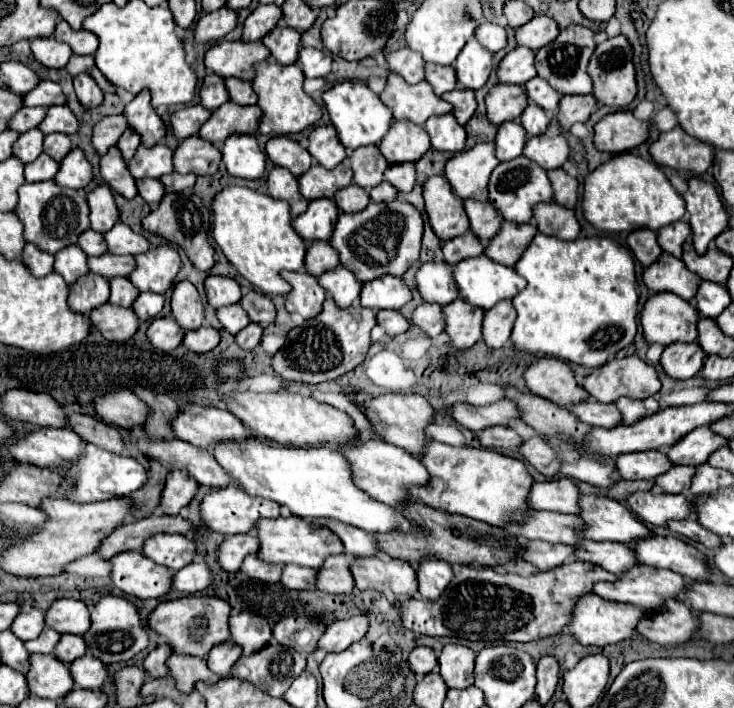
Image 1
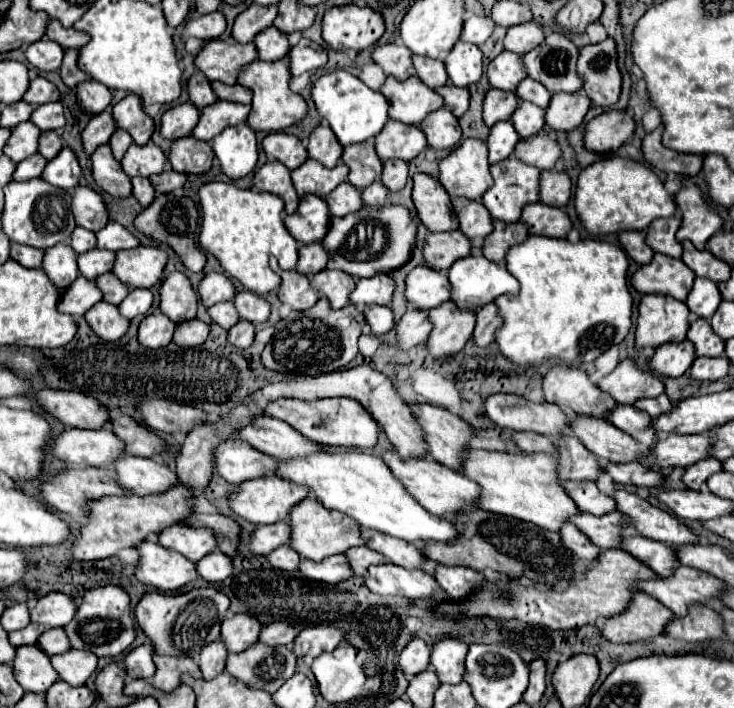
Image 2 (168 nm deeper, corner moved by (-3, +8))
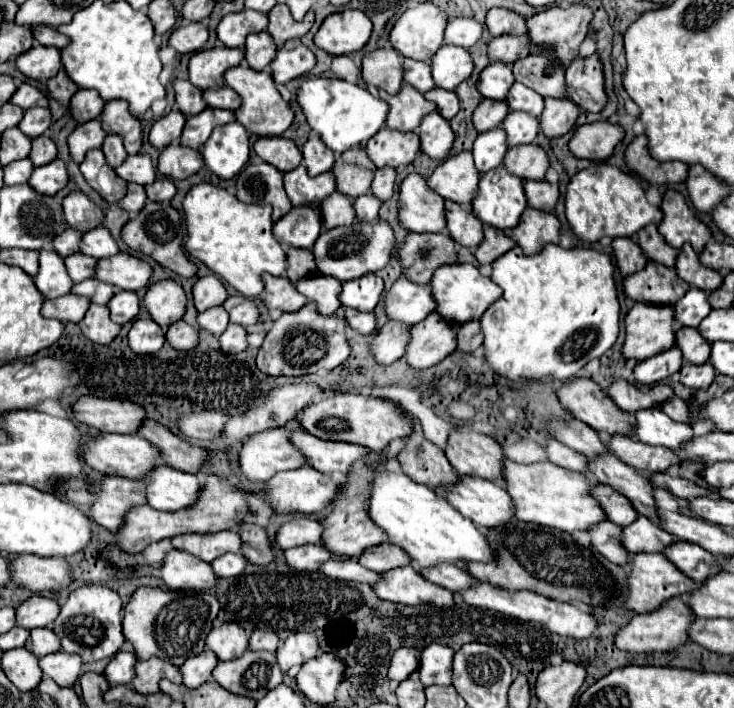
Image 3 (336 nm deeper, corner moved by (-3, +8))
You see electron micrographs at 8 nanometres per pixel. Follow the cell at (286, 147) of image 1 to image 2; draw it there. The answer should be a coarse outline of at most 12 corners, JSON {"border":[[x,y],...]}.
{"border":[[285,132],[265,136],[267,160],[289,170],[307,160],[301,140]]}

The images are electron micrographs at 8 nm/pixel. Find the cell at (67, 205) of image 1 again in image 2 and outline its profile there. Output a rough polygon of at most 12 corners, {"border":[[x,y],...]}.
{"border":[[41,178],[5,186],[7,238],[45,250],[77,226],[71,192]]}

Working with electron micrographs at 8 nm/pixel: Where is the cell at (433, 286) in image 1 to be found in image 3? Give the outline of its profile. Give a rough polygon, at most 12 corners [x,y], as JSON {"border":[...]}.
{"border":[[401,276],[387,292],[391,320],[417,324],[435,310],[431,284]]}

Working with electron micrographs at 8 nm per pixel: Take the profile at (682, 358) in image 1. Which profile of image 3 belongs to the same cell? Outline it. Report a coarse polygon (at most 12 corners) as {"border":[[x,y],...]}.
{"border":[[679,348],[637,364],[635,378],[655,384],[683,366]]}

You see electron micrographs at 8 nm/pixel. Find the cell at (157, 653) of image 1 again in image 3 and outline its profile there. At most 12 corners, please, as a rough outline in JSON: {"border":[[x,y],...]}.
{"border":[[117,652],[105,668],[111,686],[135,678],[135,652]]}

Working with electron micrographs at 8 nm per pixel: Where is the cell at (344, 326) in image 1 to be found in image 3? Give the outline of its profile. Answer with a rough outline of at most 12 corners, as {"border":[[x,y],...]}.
{"border":[[283,314],[259,348],[271,376],[333,370],[351,354],[343,316]]}

